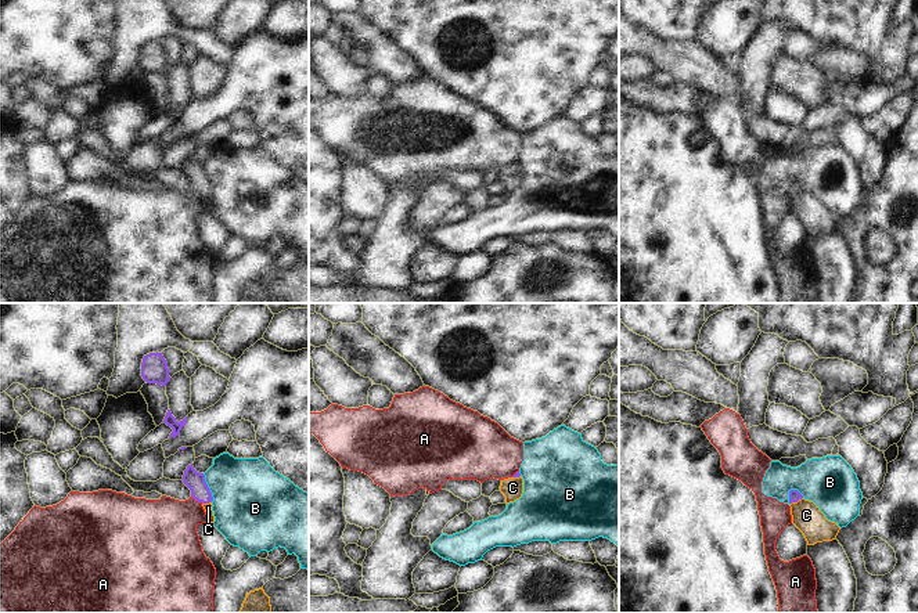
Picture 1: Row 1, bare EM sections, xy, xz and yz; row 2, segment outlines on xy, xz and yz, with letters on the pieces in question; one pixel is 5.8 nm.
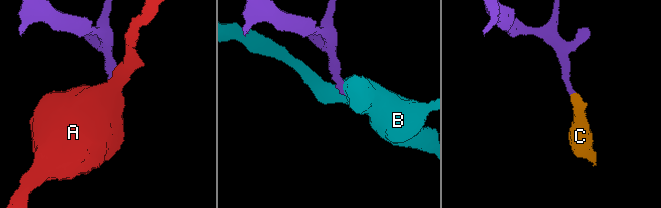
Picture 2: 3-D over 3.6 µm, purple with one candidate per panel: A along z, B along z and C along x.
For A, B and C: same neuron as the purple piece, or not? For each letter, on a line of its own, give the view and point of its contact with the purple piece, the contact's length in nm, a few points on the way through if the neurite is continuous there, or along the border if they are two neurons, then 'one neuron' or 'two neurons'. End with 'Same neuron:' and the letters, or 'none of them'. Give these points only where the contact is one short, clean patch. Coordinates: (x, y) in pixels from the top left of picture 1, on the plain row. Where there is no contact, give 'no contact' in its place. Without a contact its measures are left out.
A: xy (197, 190) | 80 nm | along xy (191, 186), (202, 193) | two neurons
B: xy (208, 177) | 180 nm | along xy (202, 163), (212, 191) | two neurons
C: yz (795, 191) | 90 nm | across yz (795, 186), (795, 191), (806, 205) | one neuron
Same neuron: C

